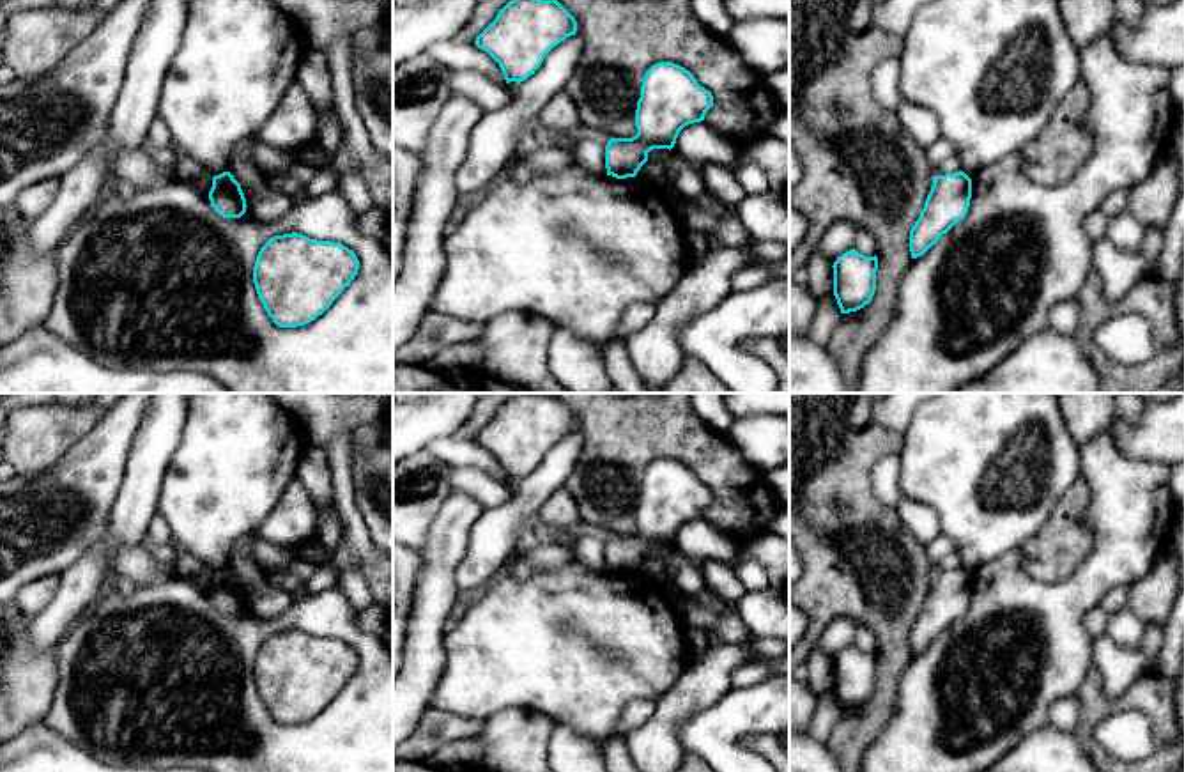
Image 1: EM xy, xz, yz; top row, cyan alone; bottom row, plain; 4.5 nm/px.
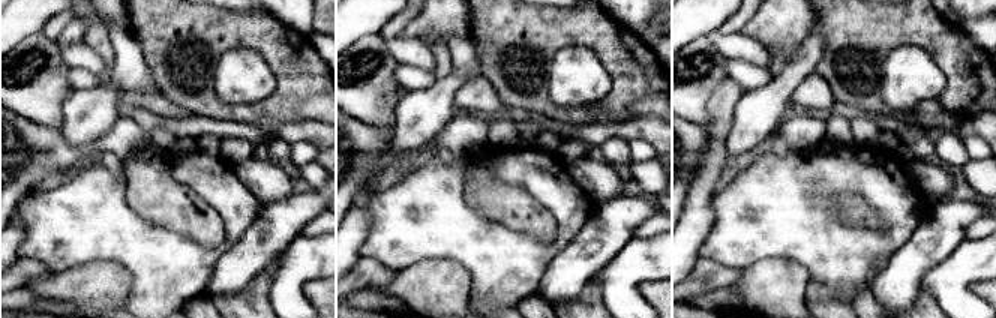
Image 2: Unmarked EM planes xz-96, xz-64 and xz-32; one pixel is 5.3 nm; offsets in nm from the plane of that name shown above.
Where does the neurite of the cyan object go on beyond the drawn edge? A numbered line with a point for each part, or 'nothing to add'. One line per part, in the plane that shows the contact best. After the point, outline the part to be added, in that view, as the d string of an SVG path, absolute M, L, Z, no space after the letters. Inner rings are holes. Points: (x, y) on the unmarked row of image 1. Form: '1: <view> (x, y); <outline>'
nothing to add

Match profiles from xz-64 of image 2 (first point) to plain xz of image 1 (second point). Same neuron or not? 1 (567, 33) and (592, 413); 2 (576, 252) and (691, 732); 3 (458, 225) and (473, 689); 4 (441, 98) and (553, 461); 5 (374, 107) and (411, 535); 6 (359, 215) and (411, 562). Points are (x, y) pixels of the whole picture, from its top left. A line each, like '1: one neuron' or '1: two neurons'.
1: one neuron
2: two neurons
3: one neuron
4: one neuron
5: one neuron
6: two neurons

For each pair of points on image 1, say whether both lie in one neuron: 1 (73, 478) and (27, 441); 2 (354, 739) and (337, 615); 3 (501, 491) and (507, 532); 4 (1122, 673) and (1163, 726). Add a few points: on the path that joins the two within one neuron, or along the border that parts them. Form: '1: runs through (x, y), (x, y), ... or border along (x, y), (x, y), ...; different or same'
1: border along (85, 434), (55, 464); different
2: runs through (369, 709), (369, 650), (363, 645); same
3: border along (514, 493), (505, 503), (484, 510); different
4: border along (1094, 666), (1110, 698), (1149, 668); different

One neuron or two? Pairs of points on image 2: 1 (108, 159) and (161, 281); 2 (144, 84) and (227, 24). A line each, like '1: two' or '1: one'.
1: two
2: two

